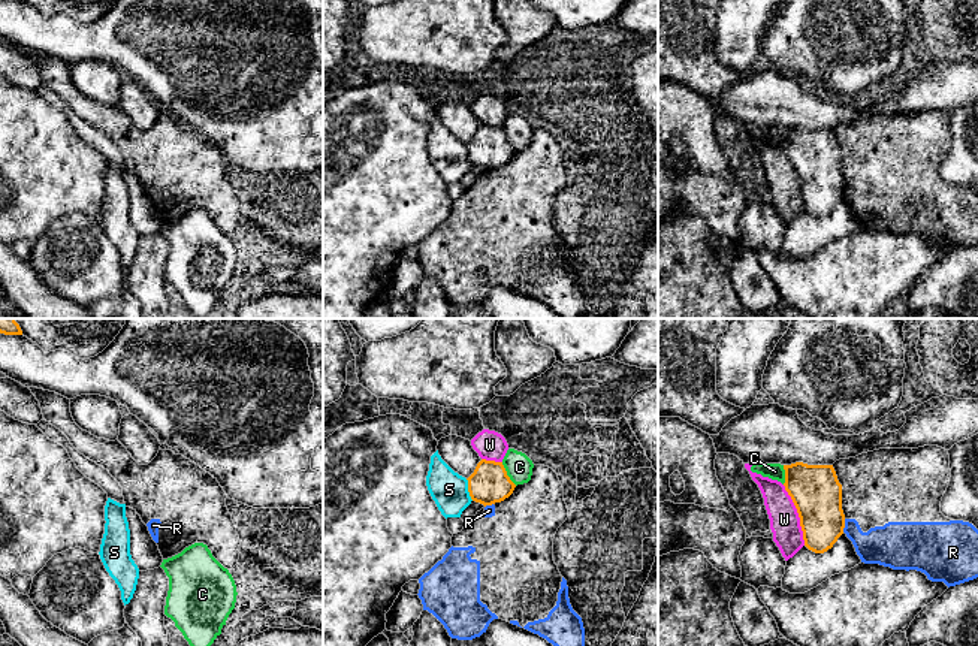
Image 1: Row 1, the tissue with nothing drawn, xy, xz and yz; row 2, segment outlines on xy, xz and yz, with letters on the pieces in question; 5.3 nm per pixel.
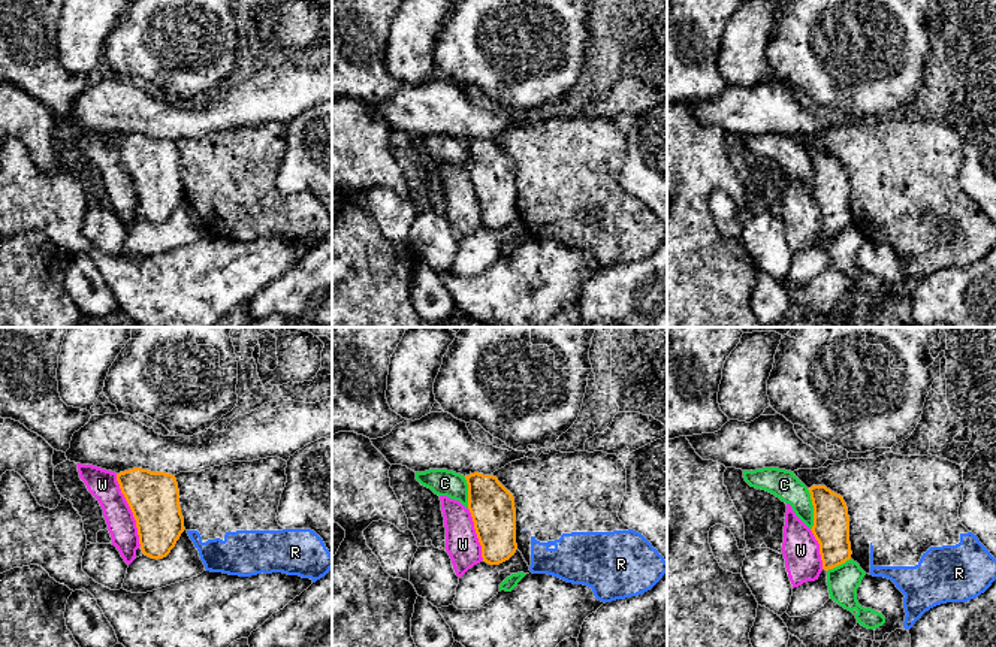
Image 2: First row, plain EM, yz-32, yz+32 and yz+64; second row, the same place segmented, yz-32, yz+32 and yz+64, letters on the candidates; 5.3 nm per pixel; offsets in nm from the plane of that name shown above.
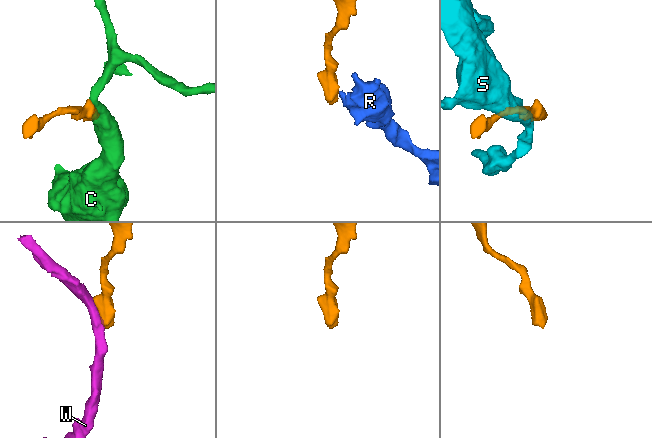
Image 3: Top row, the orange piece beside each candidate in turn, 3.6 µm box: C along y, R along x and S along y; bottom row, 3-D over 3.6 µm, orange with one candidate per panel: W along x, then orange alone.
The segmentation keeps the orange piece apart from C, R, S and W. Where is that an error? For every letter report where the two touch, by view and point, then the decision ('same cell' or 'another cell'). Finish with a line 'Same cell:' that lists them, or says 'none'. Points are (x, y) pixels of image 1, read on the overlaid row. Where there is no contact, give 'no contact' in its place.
C: meets orange in xz at (506, 474); another cell
R: meets orange in yz at (844, 525); another cell
S: meets orange in xz at (468, 489); another cell
W: meets orange in yz at (799, 515); another cell
Same cell: none

